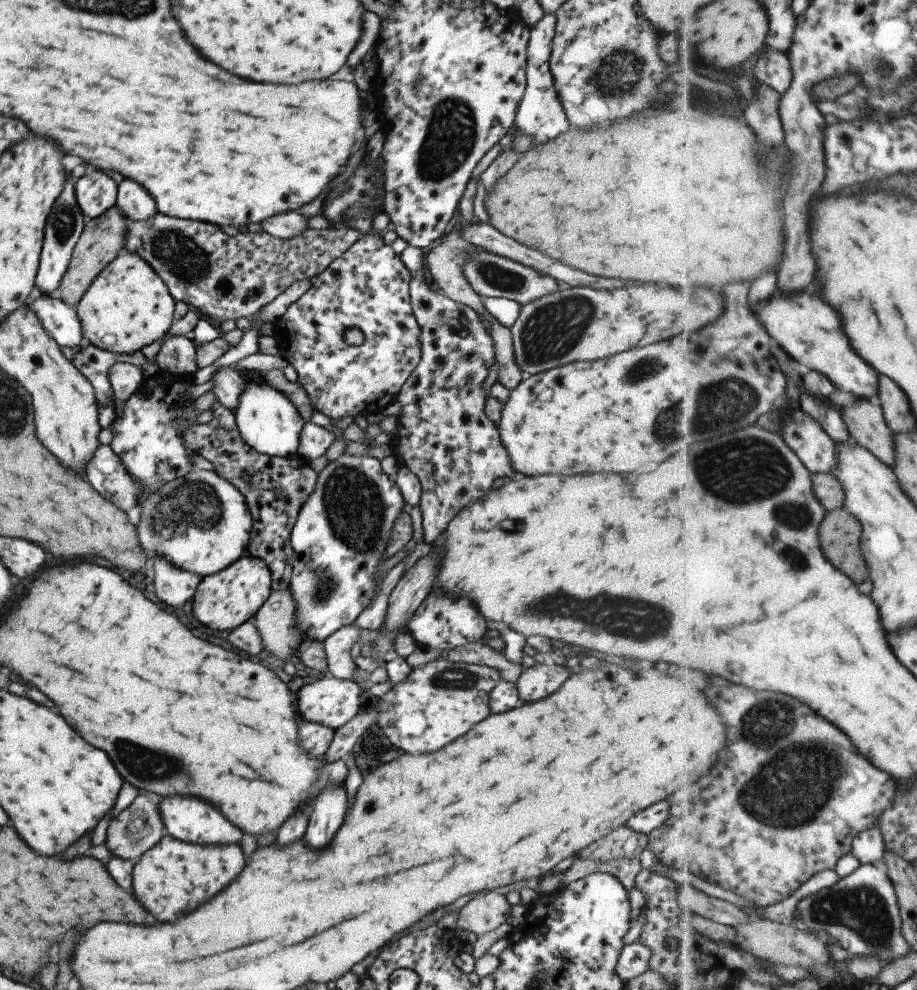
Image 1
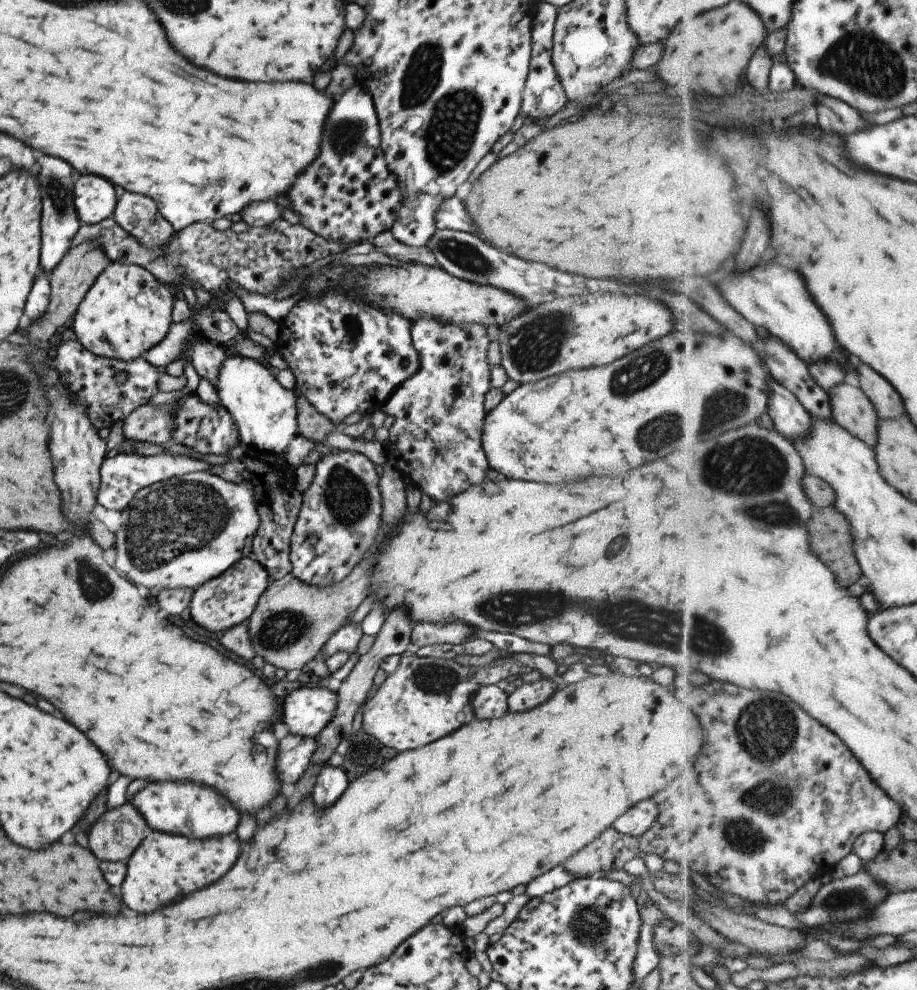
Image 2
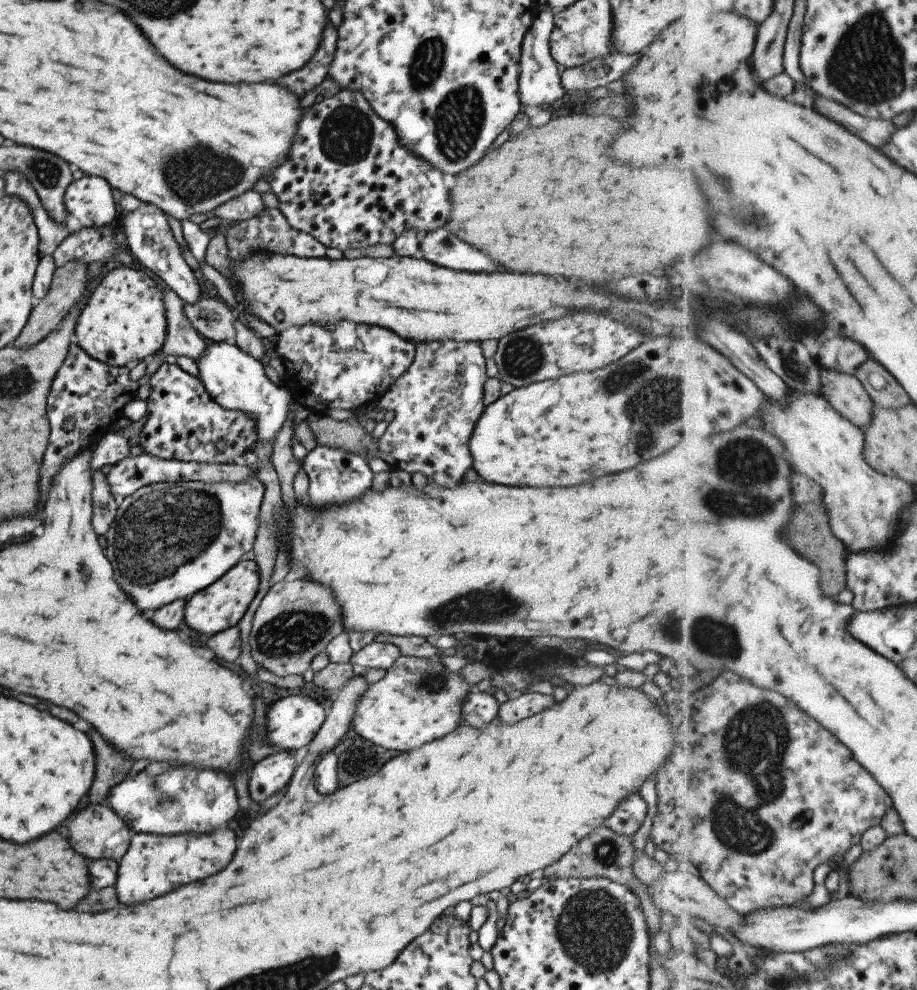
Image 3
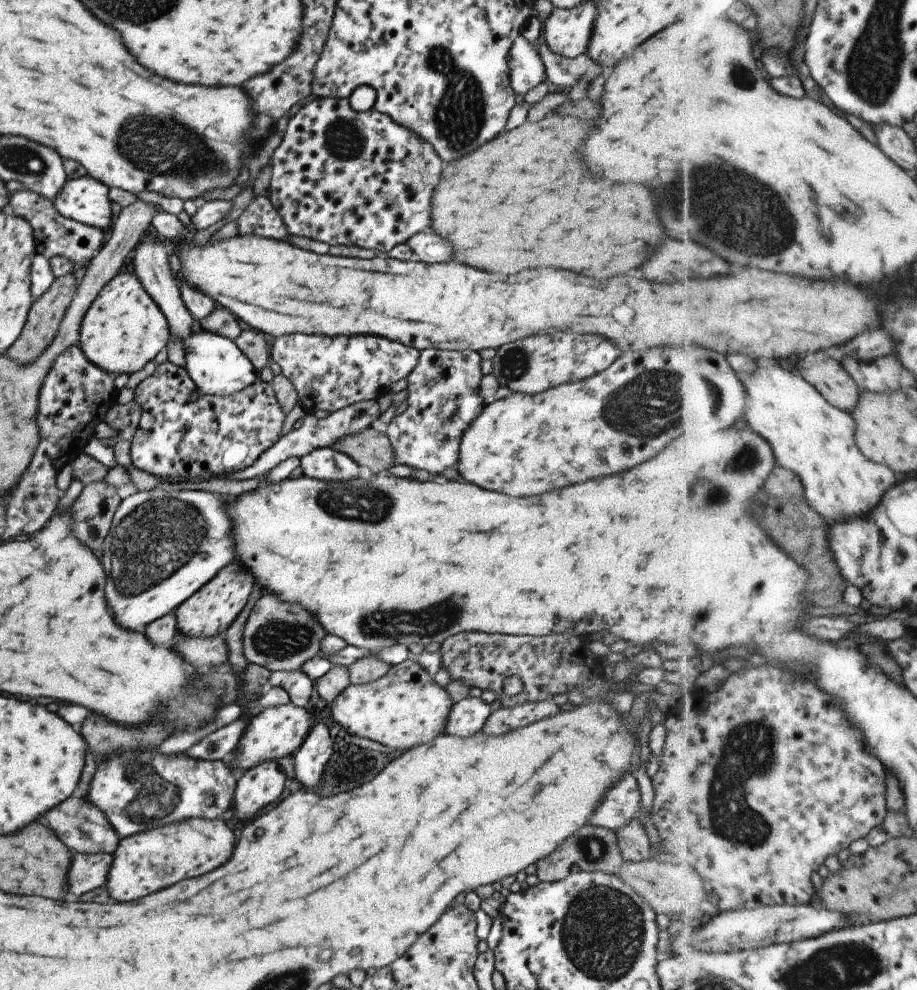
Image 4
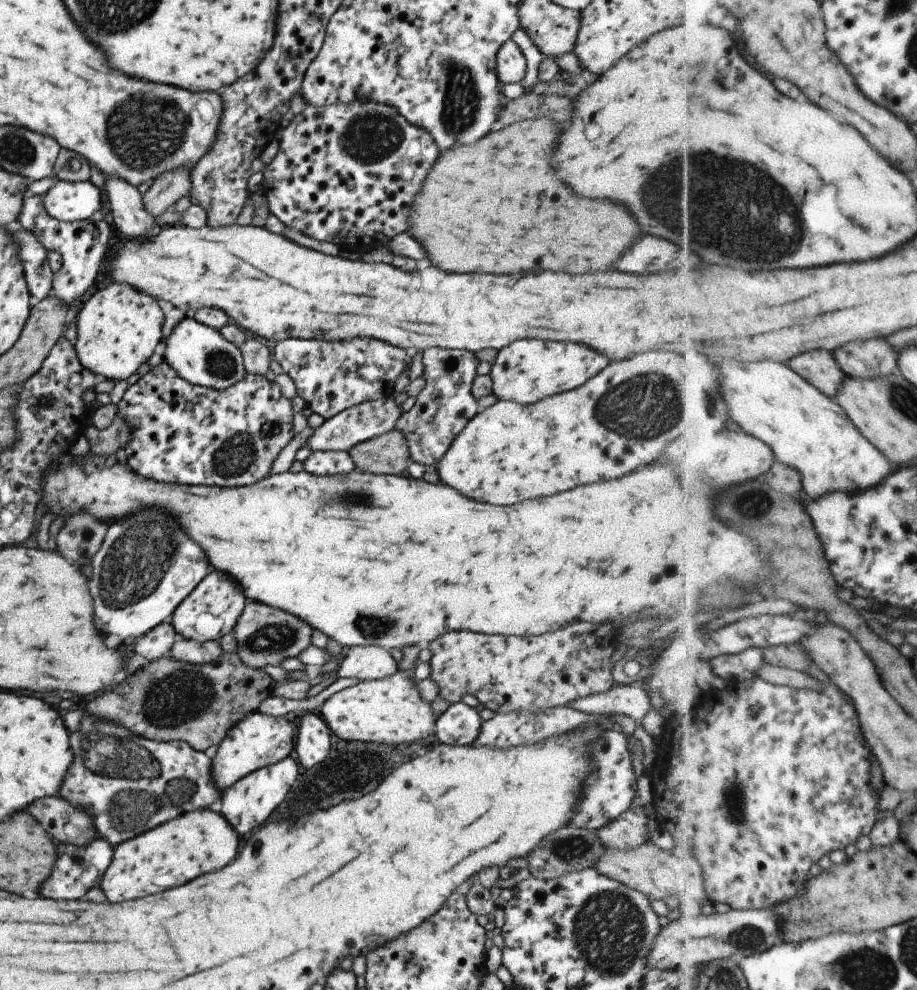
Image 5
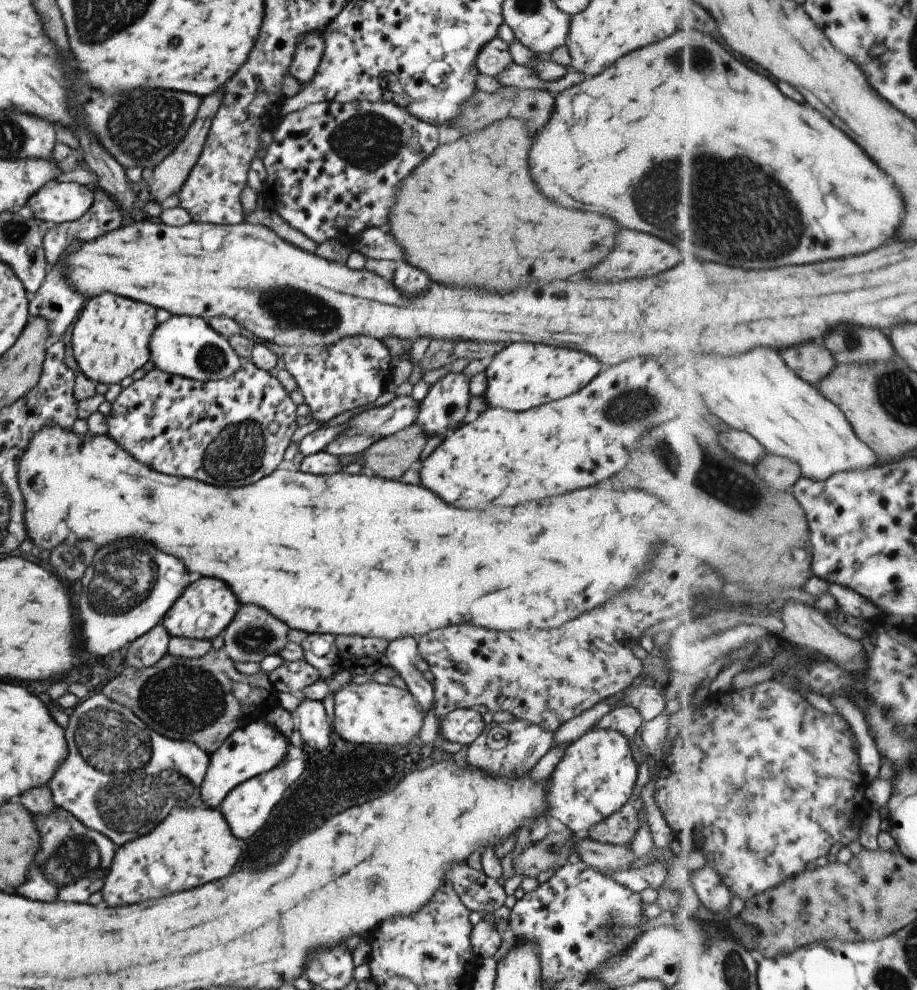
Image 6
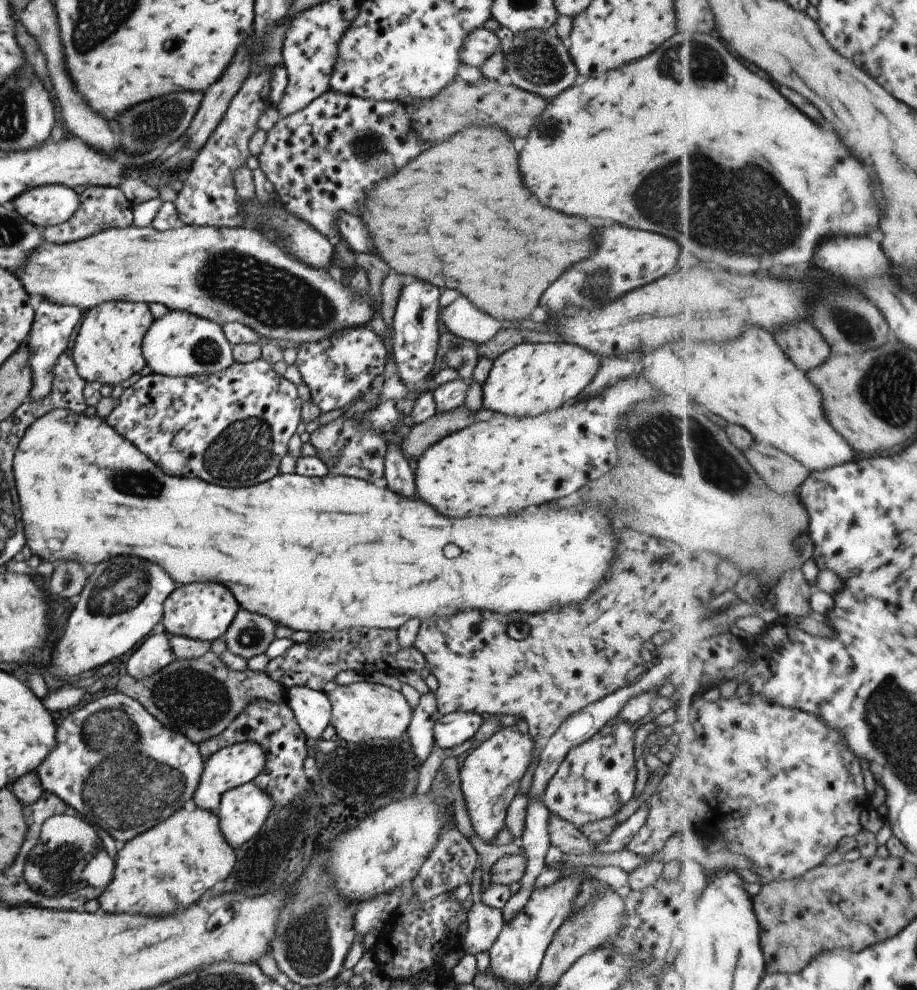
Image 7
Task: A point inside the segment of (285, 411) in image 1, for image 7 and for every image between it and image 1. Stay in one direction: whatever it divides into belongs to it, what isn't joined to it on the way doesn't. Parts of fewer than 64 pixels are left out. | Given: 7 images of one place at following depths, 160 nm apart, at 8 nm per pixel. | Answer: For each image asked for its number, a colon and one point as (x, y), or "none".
2: (264, 413)
3: (234, 380)
4: (216, 366)
5: (198, 354)
6: (185, 346)
7: (178, 344)

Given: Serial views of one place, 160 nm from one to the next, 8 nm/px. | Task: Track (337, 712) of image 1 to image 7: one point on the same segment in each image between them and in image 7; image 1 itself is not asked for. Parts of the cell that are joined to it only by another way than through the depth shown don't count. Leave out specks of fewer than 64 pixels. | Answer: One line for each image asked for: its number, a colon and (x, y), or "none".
2: (305, 711)
3: (291, 722)
4: (275, 733)
5: (259, 740)
6: (255, 748)
7: (231, 766)

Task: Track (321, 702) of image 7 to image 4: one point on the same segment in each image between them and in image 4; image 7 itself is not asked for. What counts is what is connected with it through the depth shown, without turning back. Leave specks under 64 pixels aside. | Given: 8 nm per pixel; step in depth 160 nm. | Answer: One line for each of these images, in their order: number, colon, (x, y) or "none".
4: (309, 759)
5: (311, 744)
6: (313, 721)

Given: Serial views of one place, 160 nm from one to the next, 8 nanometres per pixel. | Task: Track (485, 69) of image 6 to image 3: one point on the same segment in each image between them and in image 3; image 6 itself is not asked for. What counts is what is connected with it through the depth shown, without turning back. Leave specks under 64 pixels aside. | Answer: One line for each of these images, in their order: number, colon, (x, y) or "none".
3: (538, 84)
4: (525, 70)
5: (510, 66)

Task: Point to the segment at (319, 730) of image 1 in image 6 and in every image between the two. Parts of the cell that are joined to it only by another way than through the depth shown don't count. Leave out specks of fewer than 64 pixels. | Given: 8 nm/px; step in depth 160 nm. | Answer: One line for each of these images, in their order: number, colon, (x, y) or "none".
2: (294, 753)
3: (269, 775)
4: (261, 785)
5: (245, 804)
6: (245, 807)

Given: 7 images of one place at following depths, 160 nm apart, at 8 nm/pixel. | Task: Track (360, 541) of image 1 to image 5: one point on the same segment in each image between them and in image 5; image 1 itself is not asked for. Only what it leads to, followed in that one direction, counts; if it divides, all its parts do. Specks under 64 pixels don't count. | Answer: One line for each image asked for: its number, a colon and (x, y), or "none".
2: (337, 523)
3: (334, 476)
4: (325, 464)
5: (318, 463)

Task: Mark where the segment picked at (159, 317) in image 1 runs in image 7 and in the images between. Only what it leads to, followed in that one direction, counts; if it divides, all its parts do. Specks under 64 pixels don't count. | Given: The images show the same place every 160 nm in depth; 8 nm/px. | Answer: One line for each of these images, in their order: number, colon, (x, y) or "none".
2: (126, 311)
3: (122, 321)
4: (122, 329)
5: (117, 329)
6: (109, 340)
7: (106, 349)

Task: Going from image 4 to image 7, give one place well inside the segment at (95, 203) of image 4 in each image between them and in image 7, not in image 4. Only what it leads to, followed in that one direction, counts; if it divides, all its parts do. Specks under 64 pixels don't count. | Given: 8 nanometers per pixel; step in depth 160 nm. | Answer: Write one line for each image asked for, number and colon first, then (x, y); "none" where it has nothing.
5: (67, 201)
6: (60, 203)
7: (44, 206)

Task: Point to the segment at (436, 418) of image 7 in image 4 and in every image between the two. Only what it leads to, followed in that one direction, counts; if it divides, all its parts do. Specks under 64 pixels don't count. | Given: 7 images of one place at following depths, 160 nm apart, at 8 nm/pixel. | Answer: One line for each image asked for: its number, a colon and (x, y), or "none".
4: (369, 448)
5: (387, 454)
6: (390, 456)

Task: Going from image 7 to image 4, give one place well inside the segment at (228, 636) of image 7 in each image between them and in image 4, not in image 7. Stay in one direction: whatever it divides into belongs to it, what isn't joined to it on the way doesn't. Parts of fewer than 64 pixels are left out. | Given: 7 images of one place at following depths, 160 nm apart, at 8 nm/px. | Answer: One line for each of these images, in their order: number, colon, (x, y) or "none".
4: (279, 637)
5: (263, 636)
6: (253, 633)

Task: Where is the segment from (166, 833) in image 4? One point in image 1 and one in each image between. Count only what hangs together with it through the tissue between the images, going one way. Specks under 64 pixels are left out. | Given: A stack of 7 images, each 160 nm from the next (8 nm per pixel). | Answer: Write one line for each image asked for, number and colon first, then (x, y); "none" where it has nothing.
1: (172, 877)
2: (164, 867)
3: (152, 864)

